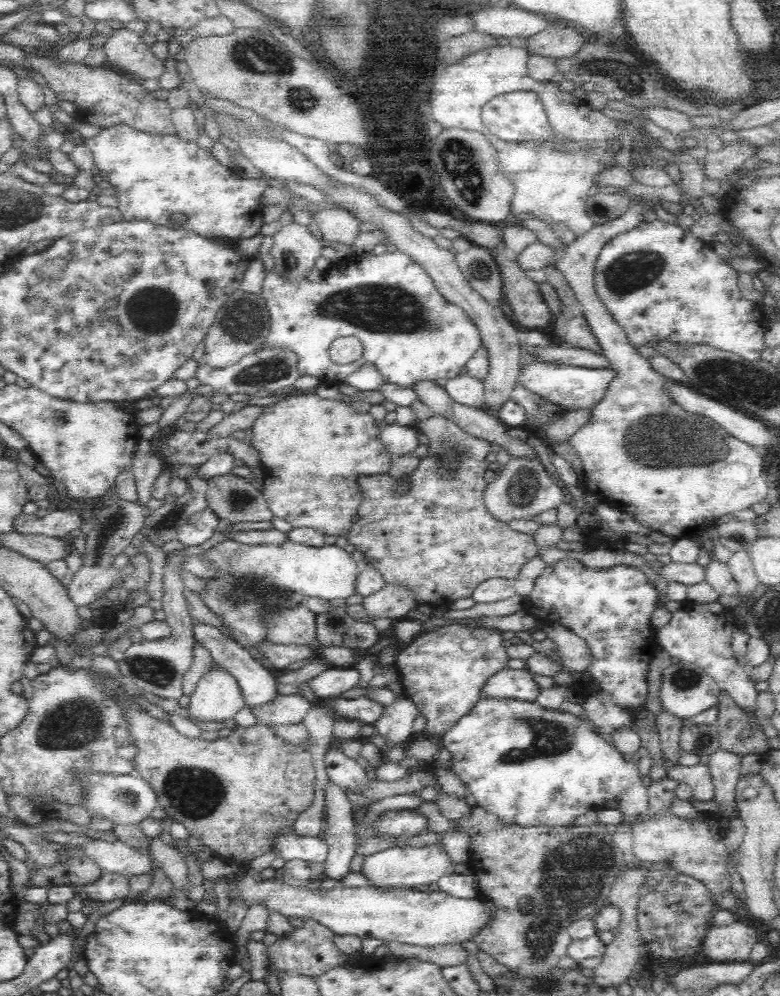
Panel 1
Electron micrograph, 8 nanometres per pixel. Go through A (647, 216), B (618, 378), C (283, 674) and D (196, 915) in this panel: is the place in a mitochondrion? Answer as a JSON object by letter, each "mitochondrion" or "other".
{"A":"other","B":"other","C":"other","D":"other"}

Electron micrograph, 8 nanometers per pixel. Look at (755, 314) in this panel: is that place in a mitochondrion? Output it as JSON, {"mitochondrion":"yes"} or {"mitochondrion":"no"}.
{"mitochondrion":"no"}

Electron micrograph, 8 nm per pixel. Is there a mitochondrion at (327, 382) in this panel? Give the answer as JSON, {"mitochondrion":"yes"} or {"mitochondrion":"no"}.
{"mitochondrion":"no"}

